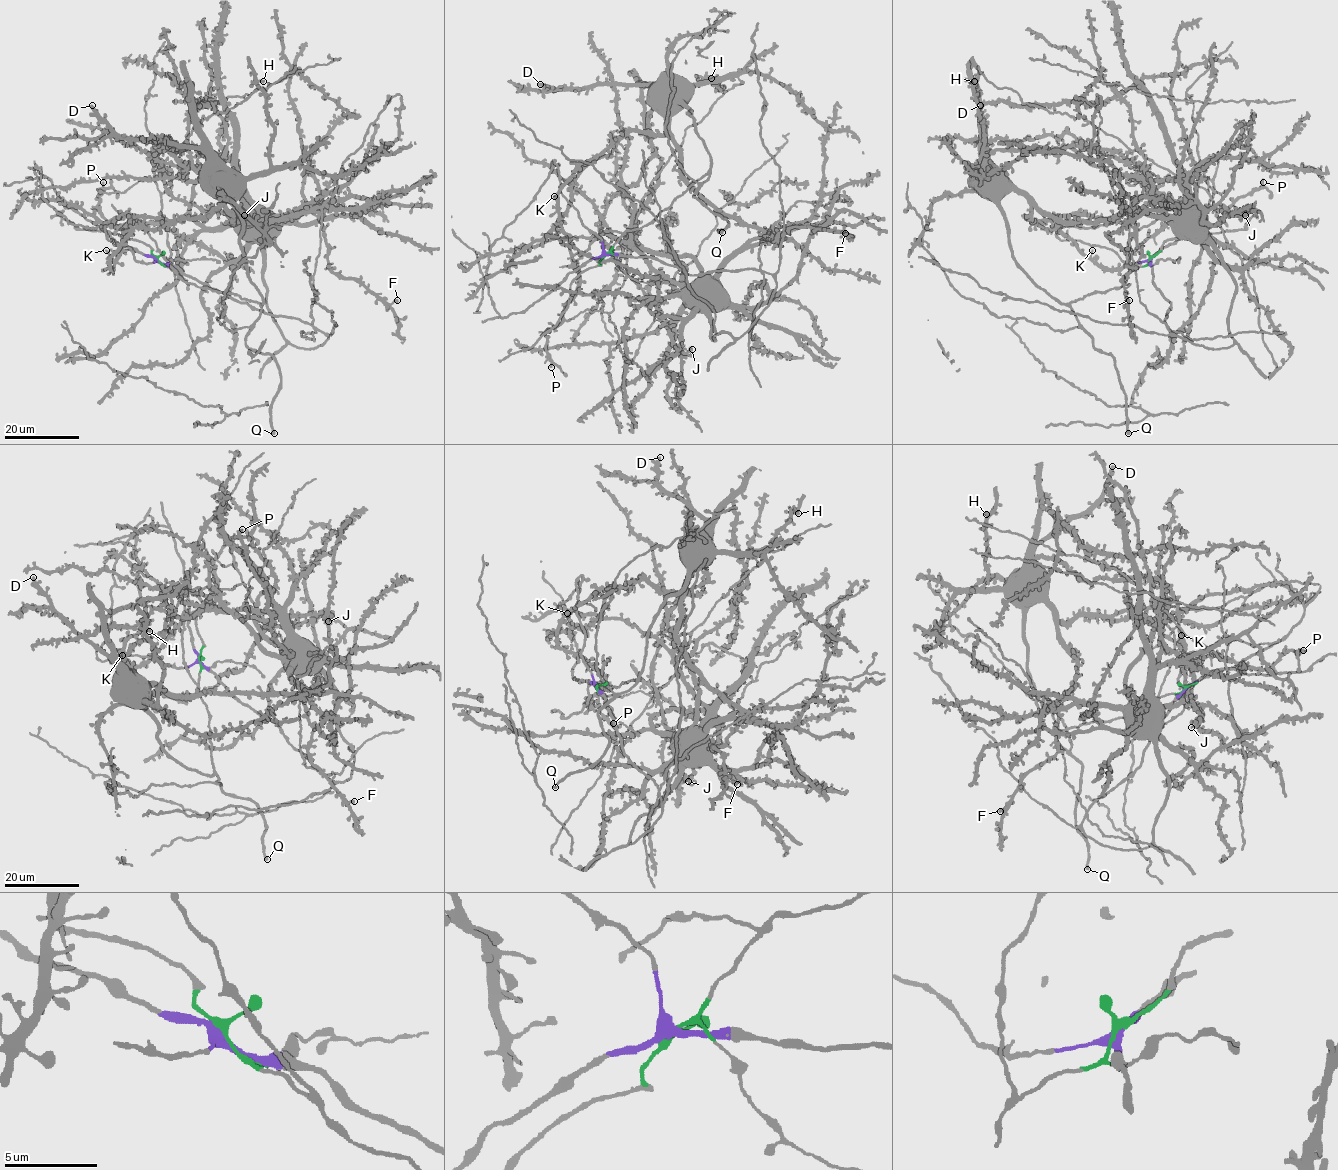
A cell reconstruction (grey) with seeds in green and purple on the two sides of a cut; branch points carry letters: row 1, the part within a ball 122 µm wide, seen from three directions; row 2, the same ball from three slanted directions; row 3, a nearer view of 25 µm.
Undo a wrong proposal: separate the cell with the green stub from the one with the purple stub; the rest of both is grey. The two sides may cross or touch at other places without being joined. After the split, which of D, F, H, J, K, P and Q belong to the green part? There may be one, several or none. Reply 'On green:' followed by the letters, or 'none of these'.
On green: D, F, H, J, K, P, Q

